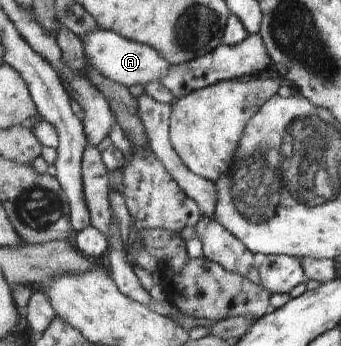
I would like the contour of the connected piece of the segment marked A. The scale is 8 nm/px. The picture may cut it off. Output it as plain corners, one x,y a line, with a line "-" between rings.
100,28
98,31
92,31
89,35
86,35
83,41
86,56
91,65
95,66
97,70
102,71
107,77
129,87
131,87
131,85
139,85
139,83
148,86
151,82
161,82
168,76
170,69
173,67
172,63
164,56
164,53
155,46
130,40
116,31
103,30

